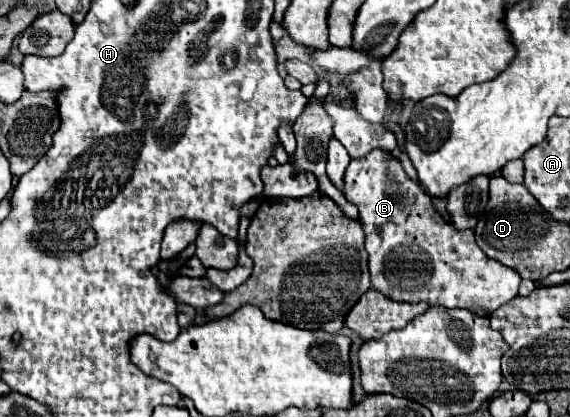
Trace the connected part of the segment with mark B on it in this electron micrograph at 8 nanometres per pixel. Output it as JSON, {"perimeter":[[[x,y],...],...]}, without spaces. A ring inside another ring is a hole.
{"perimeter":[[[382,149],[370,151],[364,159],[352,159],[346,167],[346,185],[344,197],[358,207],[360,219],[366,233],[366,251],[370,255],[368,267],[372,277],[372,287],[382,295],[398,303],[420,303],[442,305],[442,307],[462,307],[472,311],[478,317],[490,317],[500,305],[508,303],[518,295],[522,277],[514,269],[506,269],[502,263],[486,257],[474,241],[474,231],[458,231],[450,221],[444,221],[442,215],[434,209],[432,199],[426,197],[426,191],[412,179],[406,177],[400,161],[386,155]]]}

